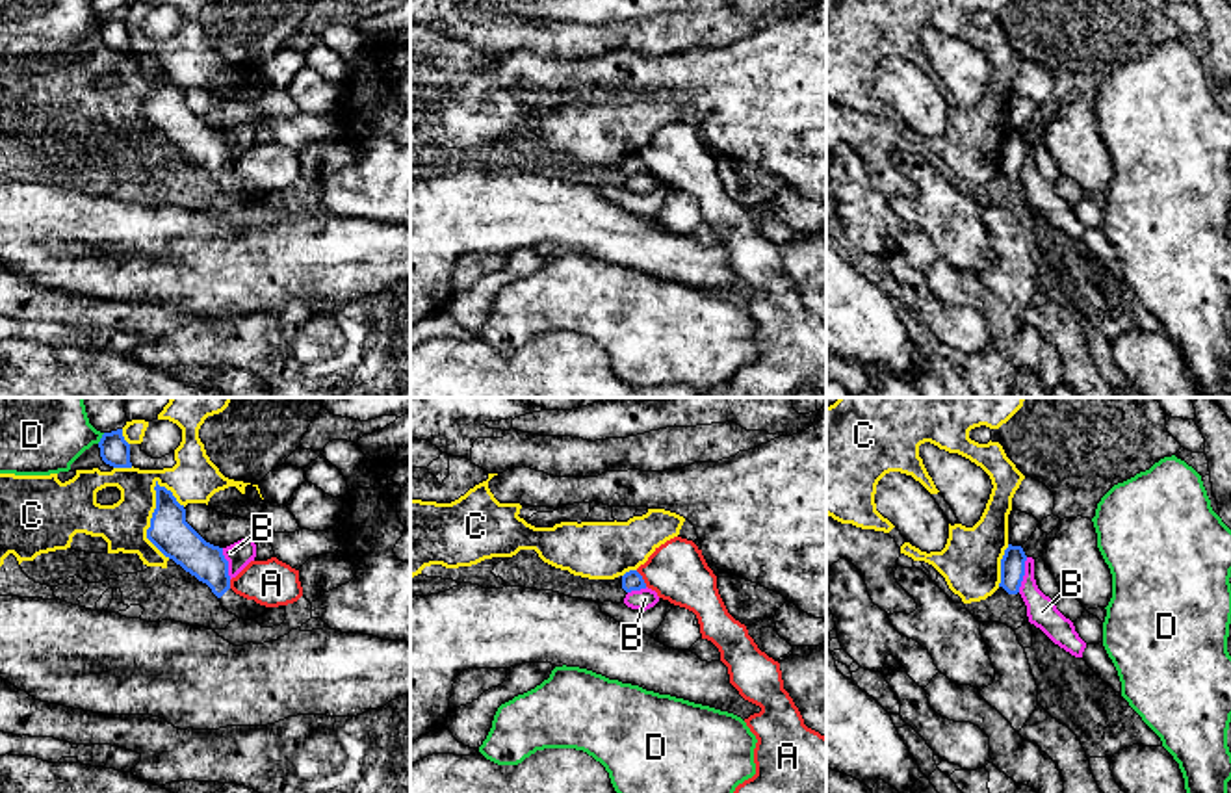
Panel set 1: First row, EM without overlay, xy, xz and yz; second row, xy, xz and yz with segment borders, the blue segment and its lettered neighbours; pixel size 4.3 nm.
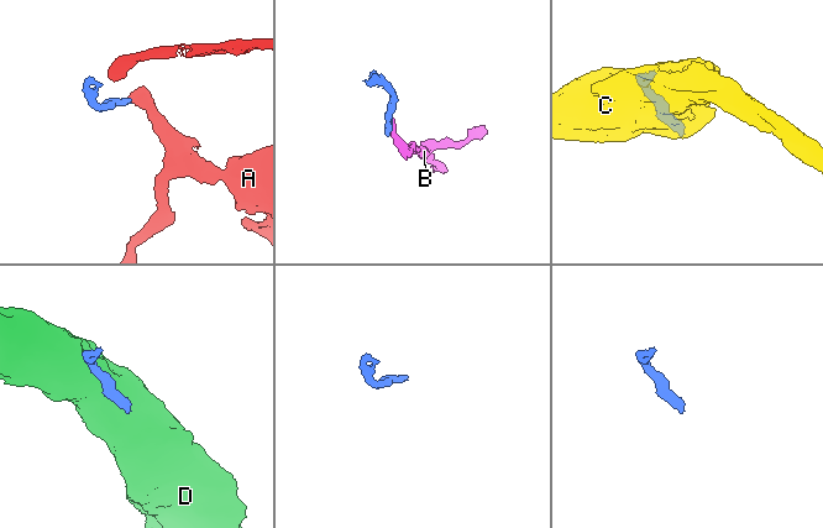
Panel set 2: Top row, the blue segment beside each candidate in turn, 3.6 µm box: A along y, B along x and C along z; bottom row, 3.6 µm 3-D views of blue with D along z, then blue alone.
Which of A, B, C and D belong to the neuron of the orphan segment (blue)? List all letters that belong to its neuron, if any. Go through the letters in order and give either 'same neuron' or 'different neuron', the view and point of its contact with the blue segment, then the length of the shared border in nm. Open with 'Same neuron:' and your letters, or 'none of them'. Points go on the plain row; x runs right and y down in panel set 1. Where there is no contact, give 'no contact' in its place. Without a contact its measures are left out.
Same neuron: none of them
A: different neuron; contact xz (641, 162); length 90 nm
B: different neuron; contact yz (1023, 158); length 160 nm
C: different neuron; contact xy (151, 104); length 340 nm
D: different neuron; contact xy (101, 23); length 60 nm

